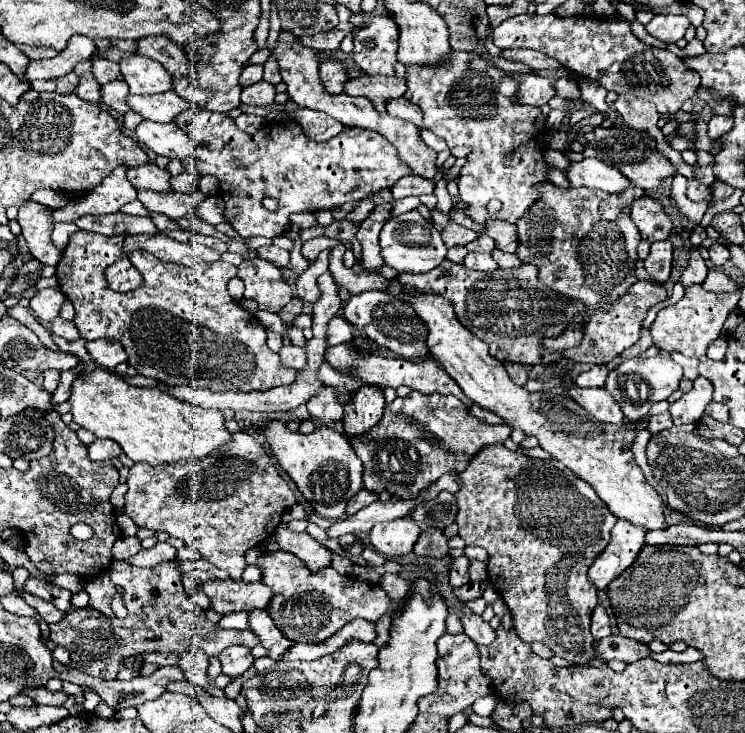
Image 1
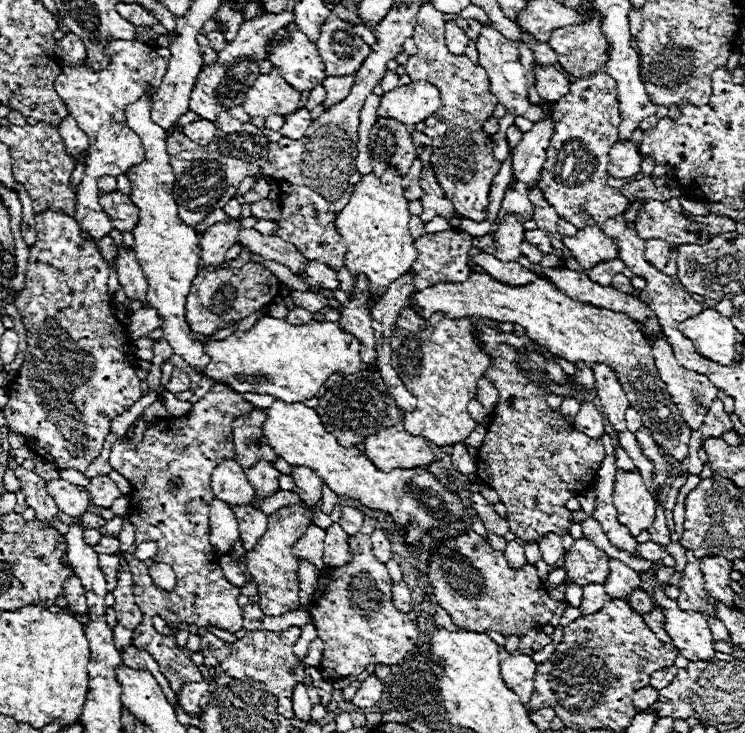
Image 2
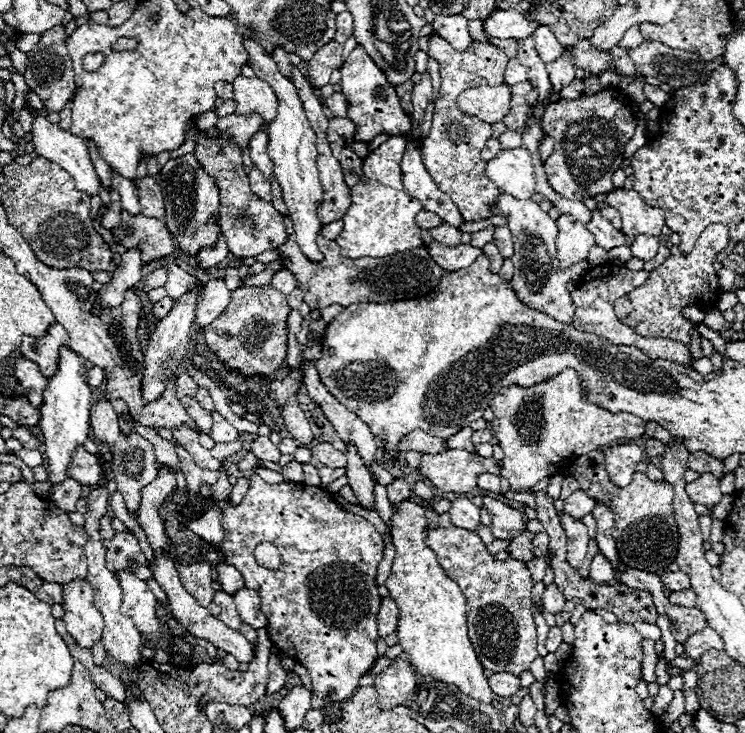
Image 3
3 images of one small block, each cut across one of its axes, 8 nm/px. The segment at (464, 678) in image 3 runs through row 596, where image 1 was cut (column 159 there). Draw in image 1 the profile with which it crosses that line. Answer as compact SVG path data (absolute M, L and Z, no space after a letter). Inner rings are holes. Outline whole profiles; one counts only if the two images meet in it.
M102 368L76 378L68 402L72 404L70 412L78 426L94 432L96 438L112 438L132 462L156 466L178 460L200 460L232 440L220 410L180 402L158 388L128 386L122 378Z

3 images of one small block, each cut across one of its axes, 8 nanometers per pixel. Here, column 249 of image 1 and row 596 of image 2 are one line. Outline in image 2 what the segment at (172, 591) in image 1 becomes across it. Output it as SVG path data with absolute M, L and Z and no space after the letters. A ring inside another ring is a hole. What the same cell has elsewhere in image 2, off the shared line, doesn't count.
M634 590L634 592L630 594L628 602L632 604L632 608L634 608L638 614L646 614L646 612L650 612L650 610L654 608L644 590Z

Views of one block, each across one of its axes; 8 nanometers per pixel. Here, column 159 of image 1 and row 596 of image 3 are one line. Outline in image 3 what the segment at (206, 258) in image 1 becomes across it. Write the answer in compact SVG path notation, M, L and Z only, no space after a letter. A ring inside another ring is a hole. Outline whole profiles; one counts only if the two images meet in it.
M240 588L234 594L234 604L238 608L238 614L240 614L242 622L252 626L254 630L266 626L266 616L260 612L260 598L258 598L258 594L254 590Z

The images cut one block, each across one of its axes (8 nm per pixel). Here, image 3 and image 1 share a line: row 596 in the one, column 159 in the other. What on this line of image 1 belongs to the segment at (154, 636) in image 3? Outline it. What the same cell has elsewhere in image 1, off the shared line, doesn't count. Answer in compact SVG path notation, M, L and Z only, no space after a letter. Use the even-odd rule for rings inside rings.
M142 120L136 128L136 136L142 144L146 144L146 148L150 148L154 154L160 156L184 160L194 152L194 144L188 138L188 134L180 130L174 122L160 124L160 122Z

